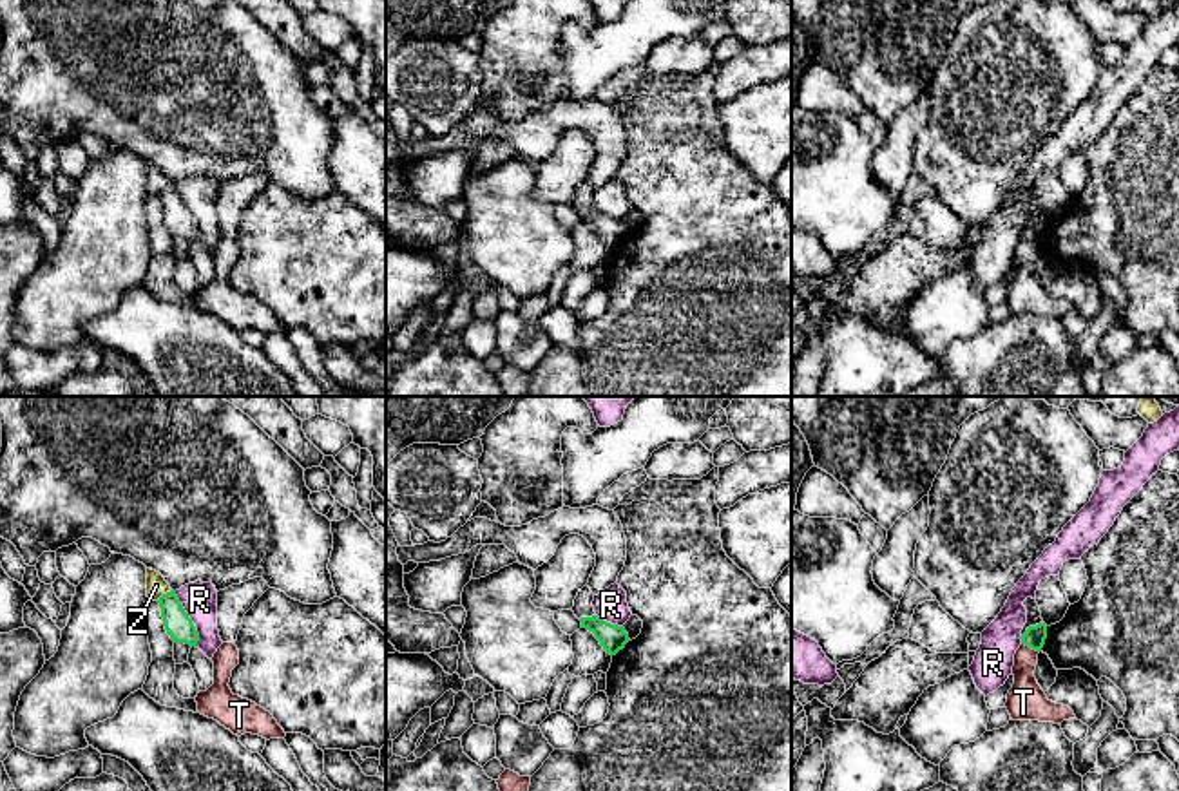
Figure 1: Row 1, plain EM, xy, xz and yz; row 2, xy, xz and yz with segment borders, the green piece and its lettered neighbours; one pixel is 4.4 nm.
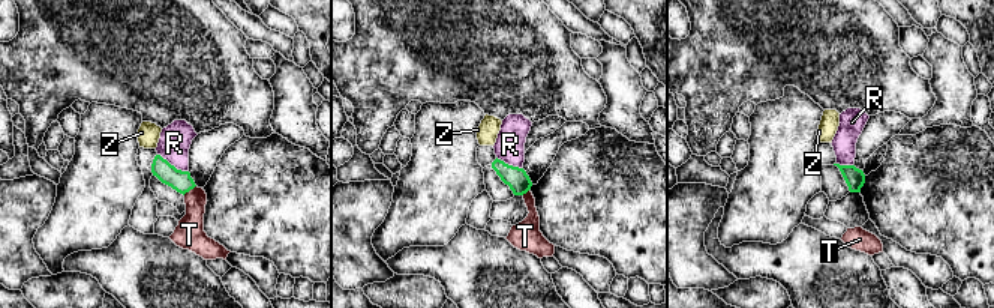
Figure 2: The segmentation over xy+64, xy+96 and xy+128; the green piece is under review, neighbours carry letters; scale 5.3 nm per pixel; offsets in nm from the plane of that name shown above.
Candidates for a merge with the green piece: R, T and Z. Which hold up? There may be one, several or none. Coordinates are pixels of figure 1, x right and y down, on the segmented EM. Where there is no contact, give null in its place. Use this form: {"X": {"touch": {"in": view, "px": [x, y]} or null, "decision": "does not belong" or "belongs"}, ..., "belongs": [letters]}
{"R": {"touch": {"in": "xy", "px": [191, 619]}, "decision": "does not belong"}, "T": {"touch": {"in": "yz", "px": [1031, 647]}, "decision": "does not belong"}, "Z": {"touch": {"in": "xy", "px": [163, 594]}, "decision": "does not belong"}, "belongs": []}

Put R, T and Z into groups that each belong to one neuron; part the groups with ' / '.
R / T / Z

